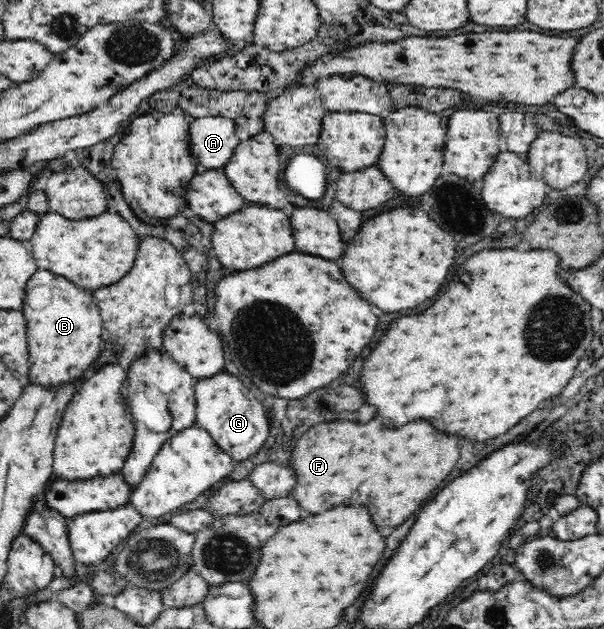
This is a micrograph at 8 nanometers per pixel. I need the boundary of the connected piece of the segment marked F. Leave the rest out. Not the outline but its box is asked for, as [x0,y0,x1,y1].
[290,421,456,527]

